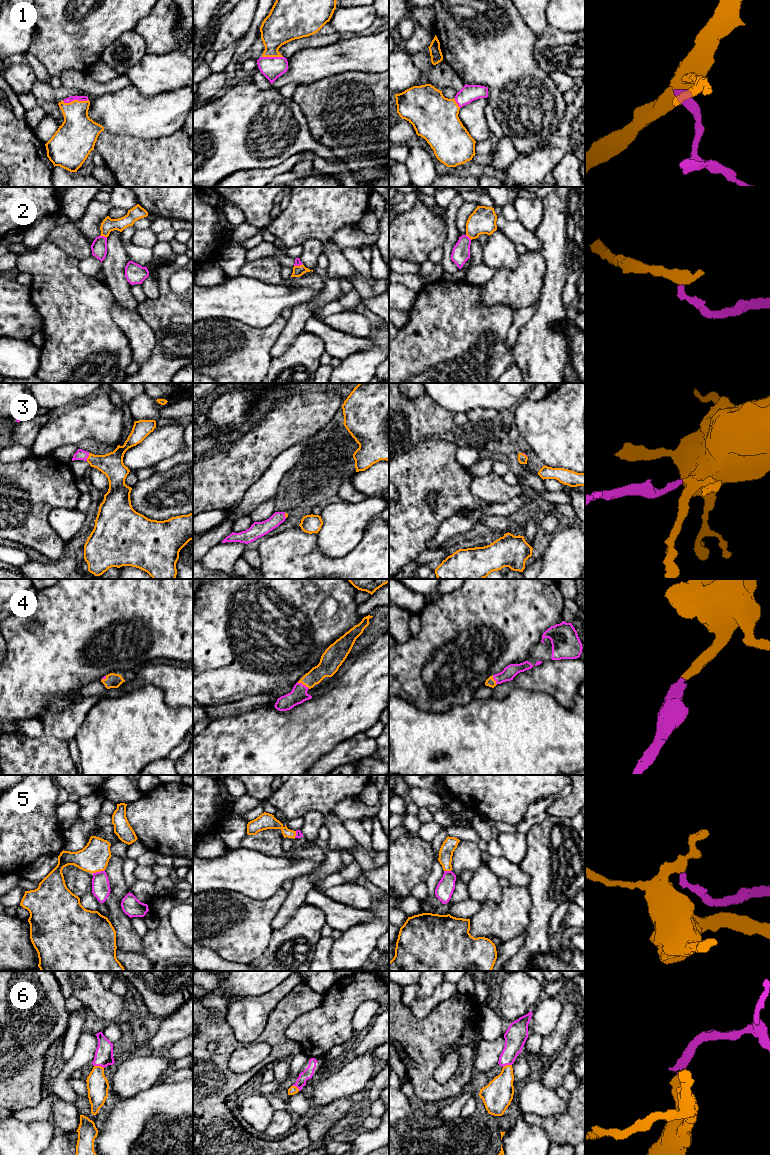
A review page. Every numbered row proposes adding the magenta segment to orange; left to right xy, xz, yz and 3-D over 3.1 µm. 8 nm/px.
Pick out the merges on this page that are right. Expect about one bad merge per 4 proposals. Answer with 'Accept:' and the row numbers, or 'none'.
Accept: 1, 2, 3, 4, 6

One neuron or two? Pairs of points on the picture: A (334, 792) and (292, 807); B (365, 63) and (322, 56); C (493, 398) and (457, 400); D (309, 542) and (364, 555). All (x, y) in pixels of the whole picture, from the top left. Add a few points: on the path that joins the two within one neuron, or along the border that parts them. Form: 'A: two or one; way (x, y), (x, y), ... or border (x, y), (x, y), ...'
A: one; way (324, 792), (307, 792), (302, 797)
B: one; way (354, 58), (333, 58)
C: one; way (484, 398), (466, 398)
D: one; way (307, 561), (311, 565), (345, 565)

